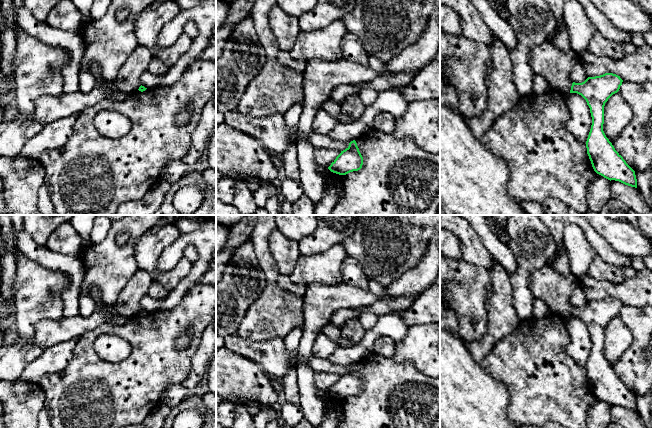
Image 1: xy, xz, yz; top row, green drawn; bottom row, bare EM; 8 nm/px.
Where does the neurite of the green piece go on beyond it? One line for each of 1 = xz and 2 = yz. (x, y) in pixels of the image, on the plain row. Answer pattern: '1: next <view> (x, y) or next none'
1: next none
2: next none

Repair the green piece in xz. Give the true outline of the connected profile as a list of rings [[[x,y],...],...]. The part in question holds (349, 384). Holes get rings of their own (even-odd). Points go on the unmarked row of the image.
[[[355,364],[349,367],[349,370],[341,375],[336,383],[331,387],[328,393],[339,399],[346,399],[362,392],[363,381],[359,375]]]

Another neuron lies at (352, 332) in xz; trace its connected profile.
[[[353,318],[346,321],[341,328],[341,343],[339,346],[347,348],[353,347],[362,341],[366,333],[360,318]]]

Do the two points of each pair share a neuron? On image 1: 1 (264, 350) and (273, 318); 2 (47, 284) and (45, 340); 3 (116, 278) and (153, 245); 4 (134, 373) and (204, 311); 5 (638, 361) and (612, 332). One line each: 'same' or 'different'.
1: different
2: different
3: different
4: same
5: different

